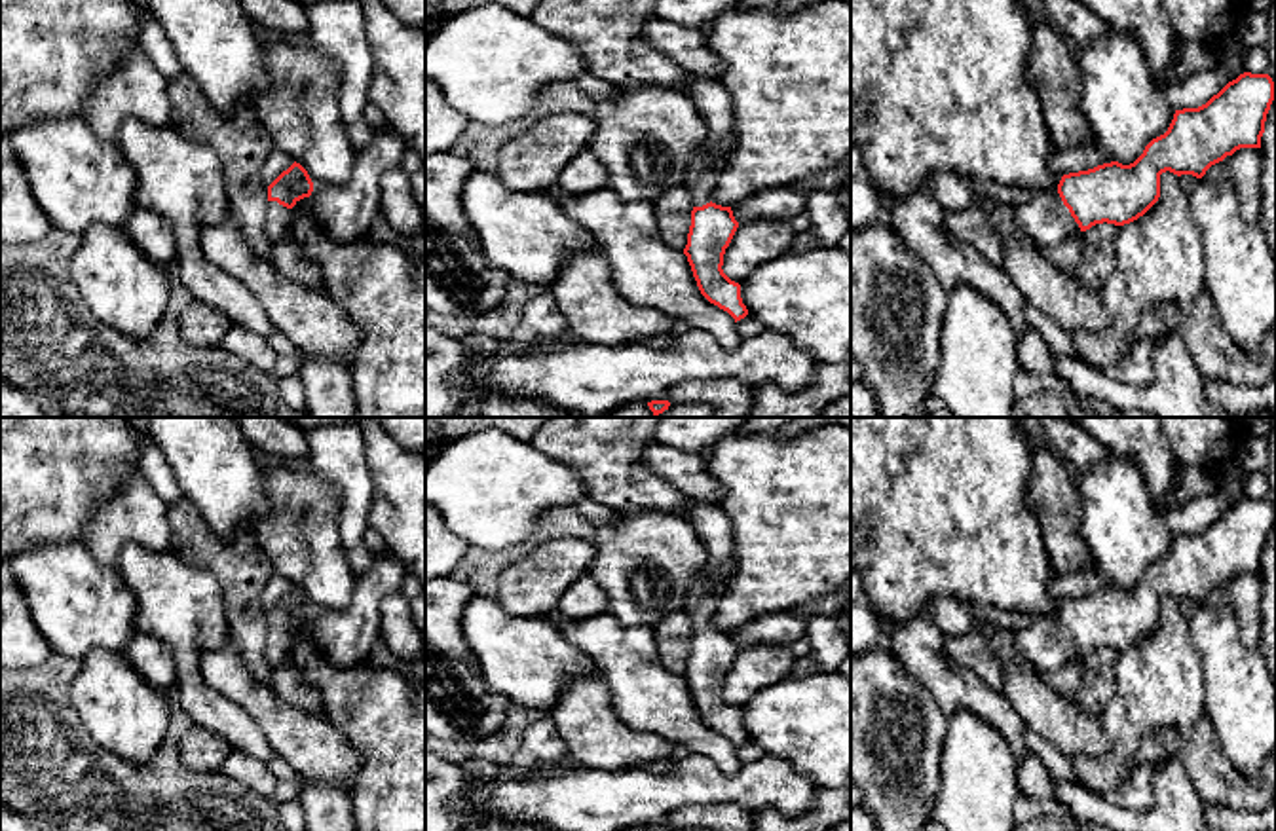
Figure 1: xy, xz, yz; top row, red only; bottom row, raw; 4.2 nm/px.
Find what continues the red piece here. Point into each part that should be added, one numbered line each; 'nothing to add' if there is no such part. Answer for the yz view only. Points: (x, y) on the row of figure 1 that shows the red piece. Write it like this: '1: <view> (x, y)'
1: yz (1045, 219)

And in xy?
1: xy (278, 219)

